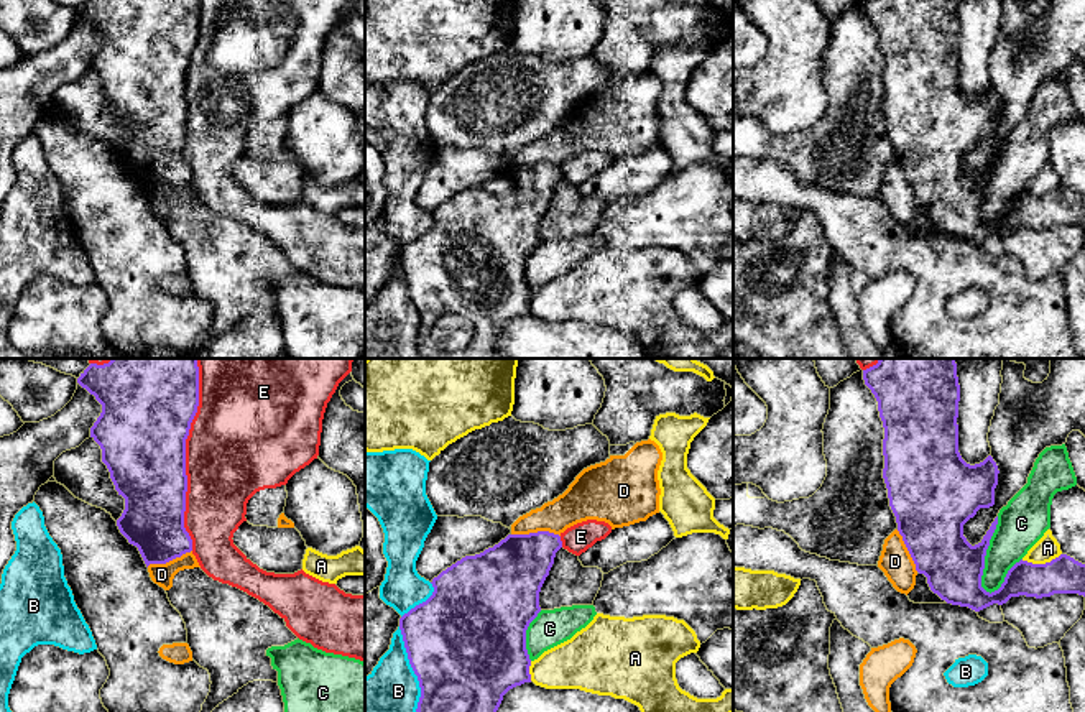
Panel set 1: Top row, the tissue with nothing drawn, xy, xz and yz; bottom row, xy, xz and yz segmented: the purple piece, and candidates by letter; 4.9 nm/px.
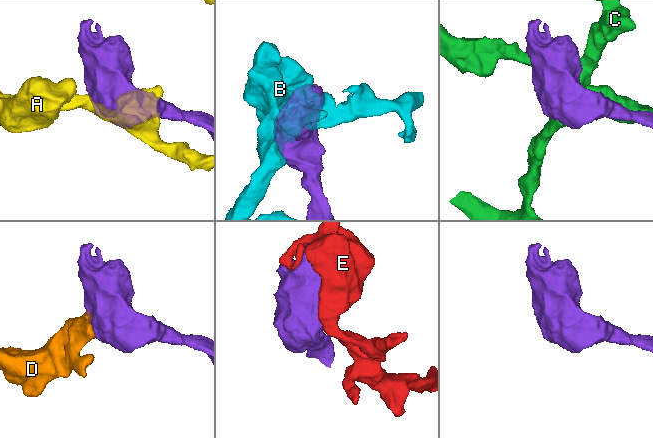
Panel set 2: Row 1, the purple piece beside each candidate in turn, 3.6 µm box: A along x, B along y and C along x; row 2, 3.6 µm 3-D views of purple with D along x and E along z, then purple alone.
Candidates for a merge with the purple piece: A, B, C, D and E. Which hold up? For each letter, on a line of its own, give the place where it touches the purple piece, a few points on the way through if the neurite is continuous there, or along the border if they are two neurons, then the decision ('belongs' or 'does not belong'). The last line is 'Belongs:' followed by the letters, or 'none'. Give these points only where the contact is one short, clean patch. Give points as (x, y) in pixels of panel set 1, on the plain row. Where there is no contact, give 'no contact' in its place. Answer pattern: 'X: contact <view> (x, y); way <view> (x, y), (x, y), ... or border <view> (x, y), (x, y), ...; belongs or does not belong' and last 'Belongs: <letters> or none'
A: contact yz (1041, 196); does not belong
B: contact xz (418, 309); does not belong
C: contact yz (985, 186); does not belong
D: contact xz (536, 165); border xz (512, 165), (553, 163), (559, 168); does not belong
E: contact xy (184, 91); does not belong
Belongs: none

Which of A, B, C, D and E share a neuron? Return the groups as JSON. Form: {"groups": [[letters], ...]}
{"groups": [["A"], ["B"], ["C"], ["D"], ["E"]]}

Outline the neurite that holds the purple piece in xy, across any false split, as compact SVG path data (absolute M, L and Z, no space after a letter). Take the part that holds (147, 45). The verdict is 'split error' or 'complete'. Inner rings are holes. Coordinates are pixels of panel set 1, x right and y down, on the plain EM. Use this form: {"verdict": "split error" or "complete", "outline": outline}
{"verdict": "complete", "outline": "M85 0L77 15L85 20L95 31L102 36L102 44L90 59L90 69L102 81L102 94L110 104L110 110L115 117L118 127L125 130L125 141L117 151L120 164L128 171L130 176L136 178L146 199L150 196L166 196L186 184L192 183L192 171L184 160L184 143L186 143L186 123L187 123L187 107L186 107L186 71L189 67L191 54L197 44L199 38L199 0Z"}

